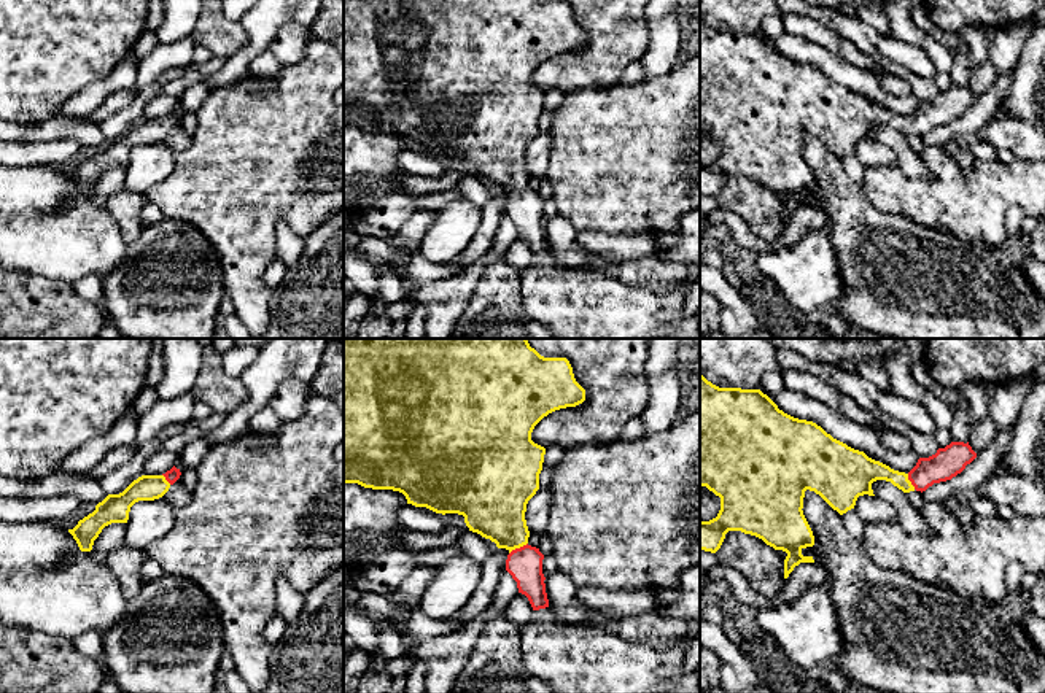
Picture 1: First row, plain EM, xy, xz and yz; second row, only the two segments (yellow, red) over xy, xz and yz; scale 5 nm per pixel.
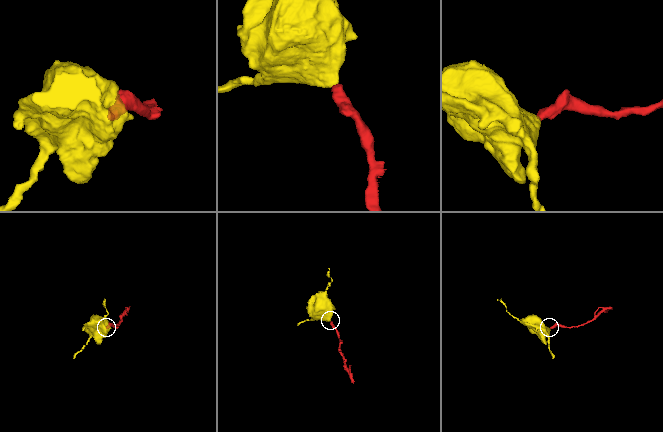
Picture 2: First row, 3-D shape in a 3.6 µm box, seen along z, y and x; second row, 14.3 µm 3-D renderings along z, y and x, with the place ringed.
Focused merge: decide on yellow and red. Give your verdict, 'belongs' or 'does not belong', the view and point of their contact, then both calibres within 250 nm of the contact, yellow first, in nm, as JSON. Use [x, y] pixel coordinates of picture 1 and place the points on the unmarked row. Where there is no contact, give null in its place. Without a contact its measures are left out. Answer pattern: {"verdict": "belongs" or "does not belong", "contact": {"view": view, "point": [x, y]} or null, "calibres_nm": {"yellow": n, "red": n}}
{"verdict": "belongs", "contact": {"view": "xz", "point": [517, 191]}, "calibres_nm": {"yellow": 320, "red": 180}}

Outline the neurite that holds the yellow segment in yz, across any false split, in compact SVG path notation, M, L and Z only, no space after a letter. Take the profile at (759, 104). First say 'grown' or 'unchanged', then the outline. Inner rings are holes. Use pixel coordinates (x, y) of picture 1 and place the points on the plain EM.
grown; M700 17L700 130L721 141L717 161L700 165L700 194L716 197L728 175L741 175L787 197L787 223L800 207L814 207L813 200L802 199L814 189L802 154L806 134L843 159L854 153L859 140L875 140L872 127L876 124L891 126L903 137L923 137L934 127L951 124L975 102L969 86L951 86L935 99L919 102L908 118L899 116L833 83L816 67L784 57L760 33L719 32Z

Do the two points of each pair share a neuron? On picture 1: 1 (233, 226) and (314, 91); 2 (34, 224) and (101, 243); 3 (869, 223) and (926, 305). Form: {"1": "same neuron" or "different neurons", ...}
{"1": "same neuron", "2": "same neuron", "3": "same neuron"}

